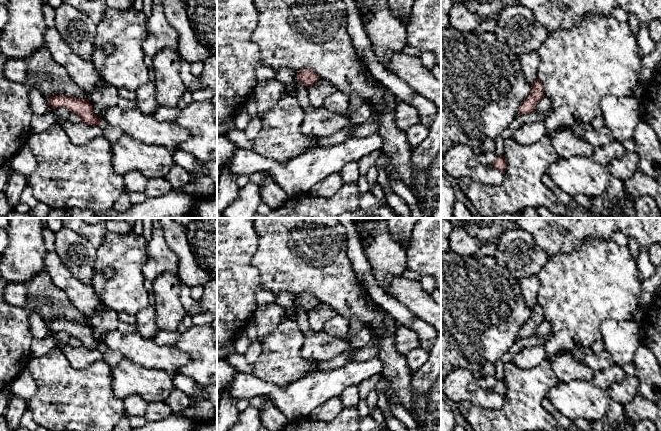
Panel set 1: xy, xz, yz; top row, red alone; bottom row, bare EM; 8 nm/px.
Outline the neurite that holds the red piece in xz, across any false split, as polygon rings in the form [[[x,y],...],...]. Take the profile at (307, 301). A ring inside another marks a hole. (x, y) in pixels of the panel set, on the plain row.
[[[302,293],[297,296],[297,303],[307,312],[312,311],[321,301],[312,293]]]

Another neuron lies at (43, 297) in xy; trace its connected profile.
[[[45,270],[32,277],[25,285],[27,309],[38,313],[46,324],[55,319],[88,323],[88,318],[73,306],[62,289],[54,285]]]

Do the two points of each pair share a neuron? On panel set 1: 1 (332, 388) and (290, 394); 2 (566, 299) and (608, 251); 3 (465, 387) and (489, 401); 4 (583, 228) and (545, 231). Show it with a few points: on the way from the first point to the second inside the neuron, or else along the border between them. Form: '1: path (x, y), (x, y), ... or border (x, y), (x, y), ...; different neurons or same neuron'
1: path (322, 388), (316, 388), (305, 394), (300, 394); same neuron
2: path (578, 287), (601, 263); same neuron
3: path (471, 393), (483, 397); same neuron
4: path (574, 229), (568, 234), (564, 231), (554, 231); same neuron

